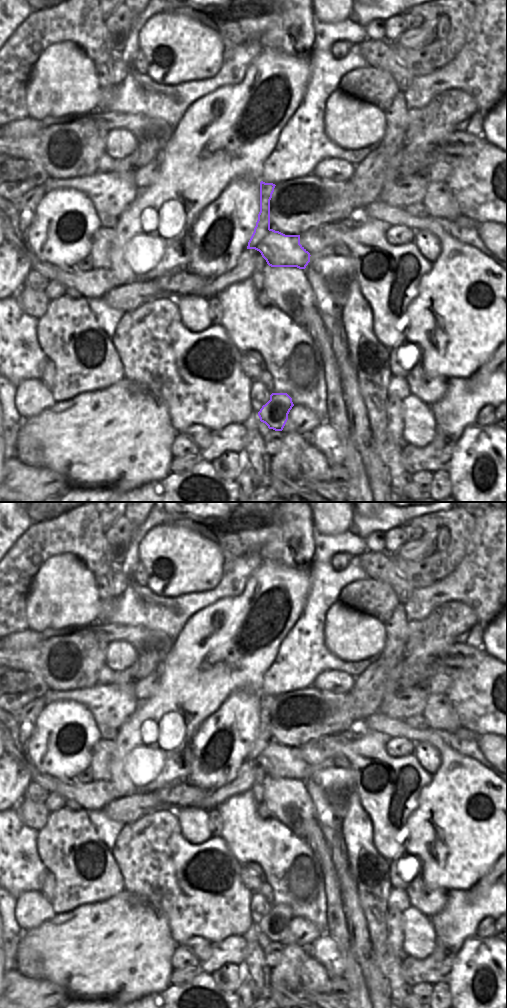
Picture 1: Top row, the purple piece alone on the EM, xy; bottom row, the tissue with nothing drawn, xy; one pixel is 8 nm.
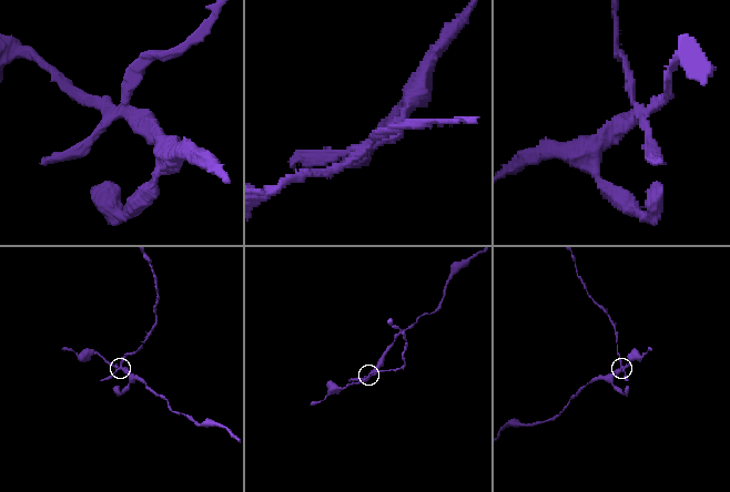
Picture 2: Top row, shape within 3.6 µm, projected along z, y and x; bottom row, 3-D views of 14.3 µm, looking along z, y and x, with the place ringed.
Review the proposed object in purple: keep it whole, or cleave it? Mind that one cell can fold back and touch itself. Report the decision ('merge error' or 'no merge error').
merge error

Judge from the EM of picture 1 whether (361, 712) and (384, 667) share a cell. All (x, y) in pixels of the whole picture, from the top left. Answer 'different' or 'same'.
same

